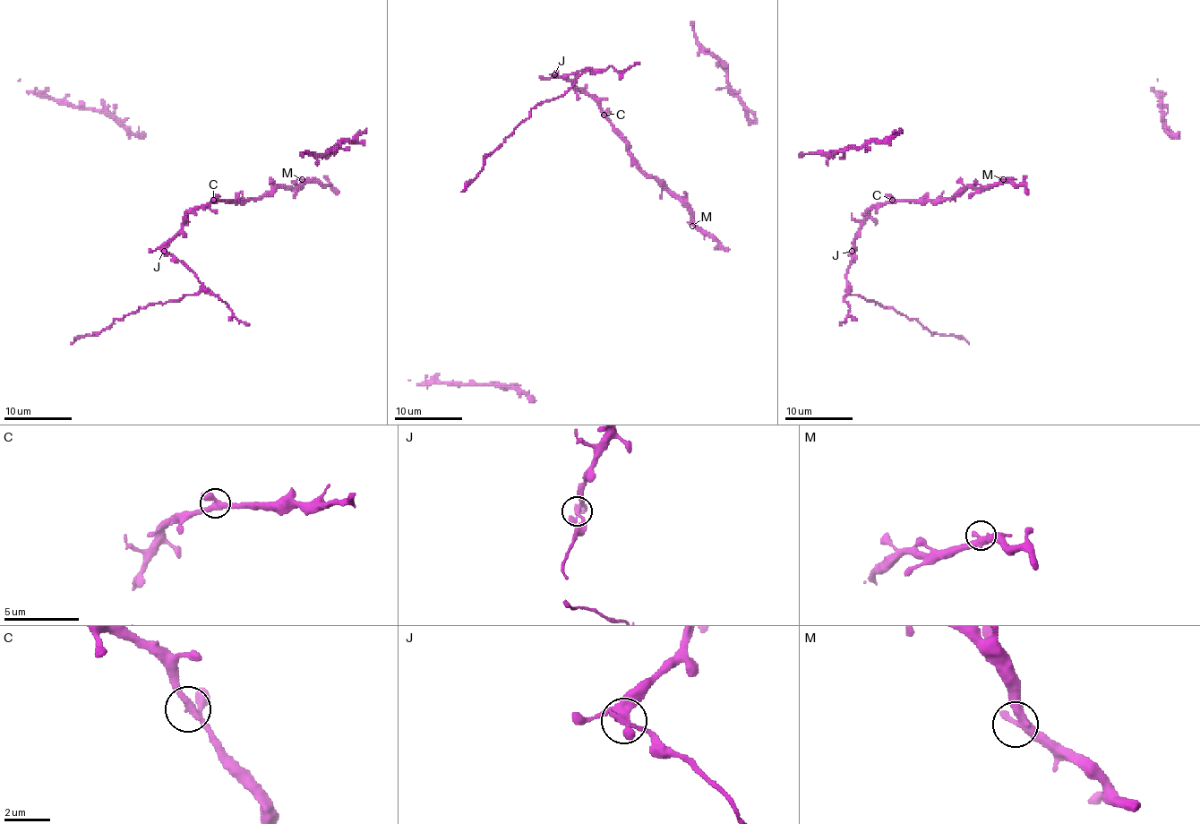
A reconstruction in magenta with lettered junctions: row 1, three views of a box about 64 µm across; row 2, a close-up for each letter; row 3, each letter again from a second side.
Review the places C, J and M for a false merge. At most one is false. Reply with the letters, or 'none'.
J

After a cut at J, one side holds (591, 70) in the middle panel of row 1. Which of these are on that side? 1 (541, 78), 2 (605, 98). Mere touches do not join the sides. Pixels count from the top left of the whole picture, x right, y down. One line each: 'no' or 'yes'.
1: no
2: no

